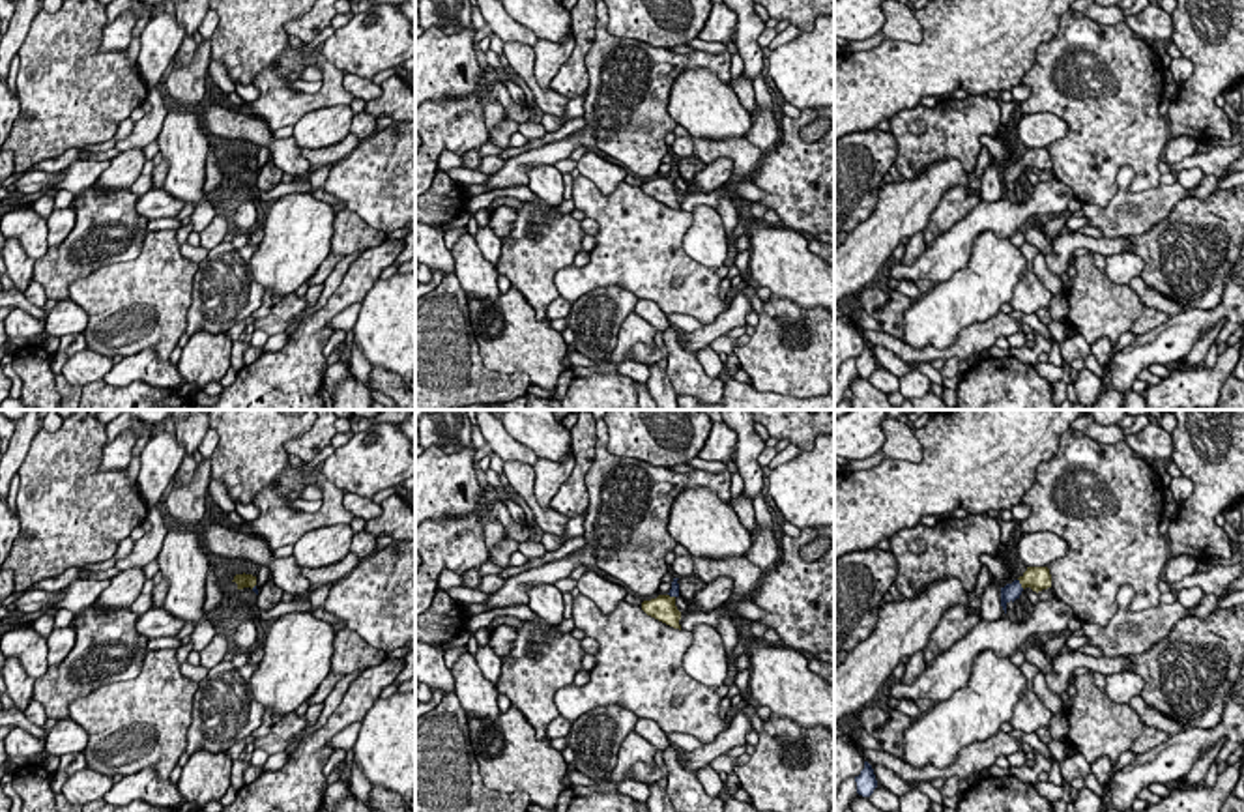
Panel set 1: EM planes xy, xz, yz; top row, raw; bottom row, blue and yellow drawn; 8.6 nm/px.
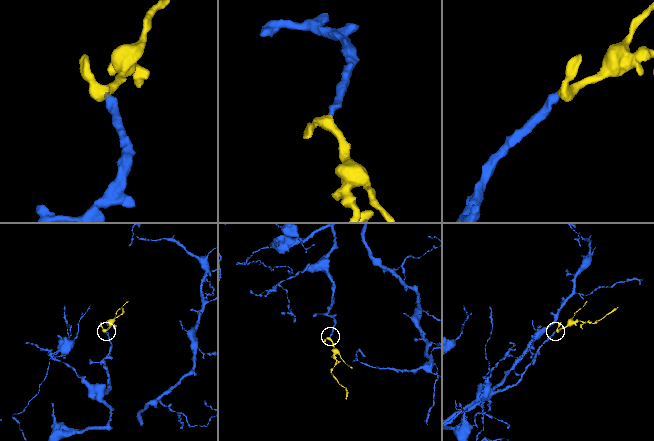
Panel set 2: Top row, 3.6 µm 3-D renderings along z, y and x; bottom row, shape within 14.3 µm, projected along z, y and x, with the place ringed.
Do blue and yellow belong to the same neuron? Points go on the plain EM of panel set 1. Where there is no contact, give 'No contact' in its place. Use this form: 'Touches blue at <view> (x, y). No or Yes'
Touches blue at yz (1020, 165). Yes

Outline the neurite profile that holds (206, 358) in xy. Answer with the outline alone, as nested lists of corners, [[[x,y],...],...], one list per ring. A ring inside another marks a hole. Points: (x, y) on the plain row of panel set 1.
[[[196,331],[181,348],[178,372],[185,384],[202,391],[210,382],[221,382],[230,369],[232,342],[226,333]]]

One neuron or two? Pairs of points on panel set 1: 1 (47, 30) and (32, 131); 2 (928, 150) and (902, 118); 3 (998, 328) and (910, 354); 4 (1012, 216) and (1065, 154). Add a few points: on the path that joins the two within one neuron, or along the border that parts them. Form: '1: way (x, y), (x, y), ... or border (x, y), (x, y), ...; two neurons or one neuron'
1: way (47, 55), (47, 107); one neuron
2: way (919, 148), (902, 128); one neuron
3: way (975, 337), (962, 348), (932, 354); one neuron
4: border (1055, 176), (1074, 197); two neurons

